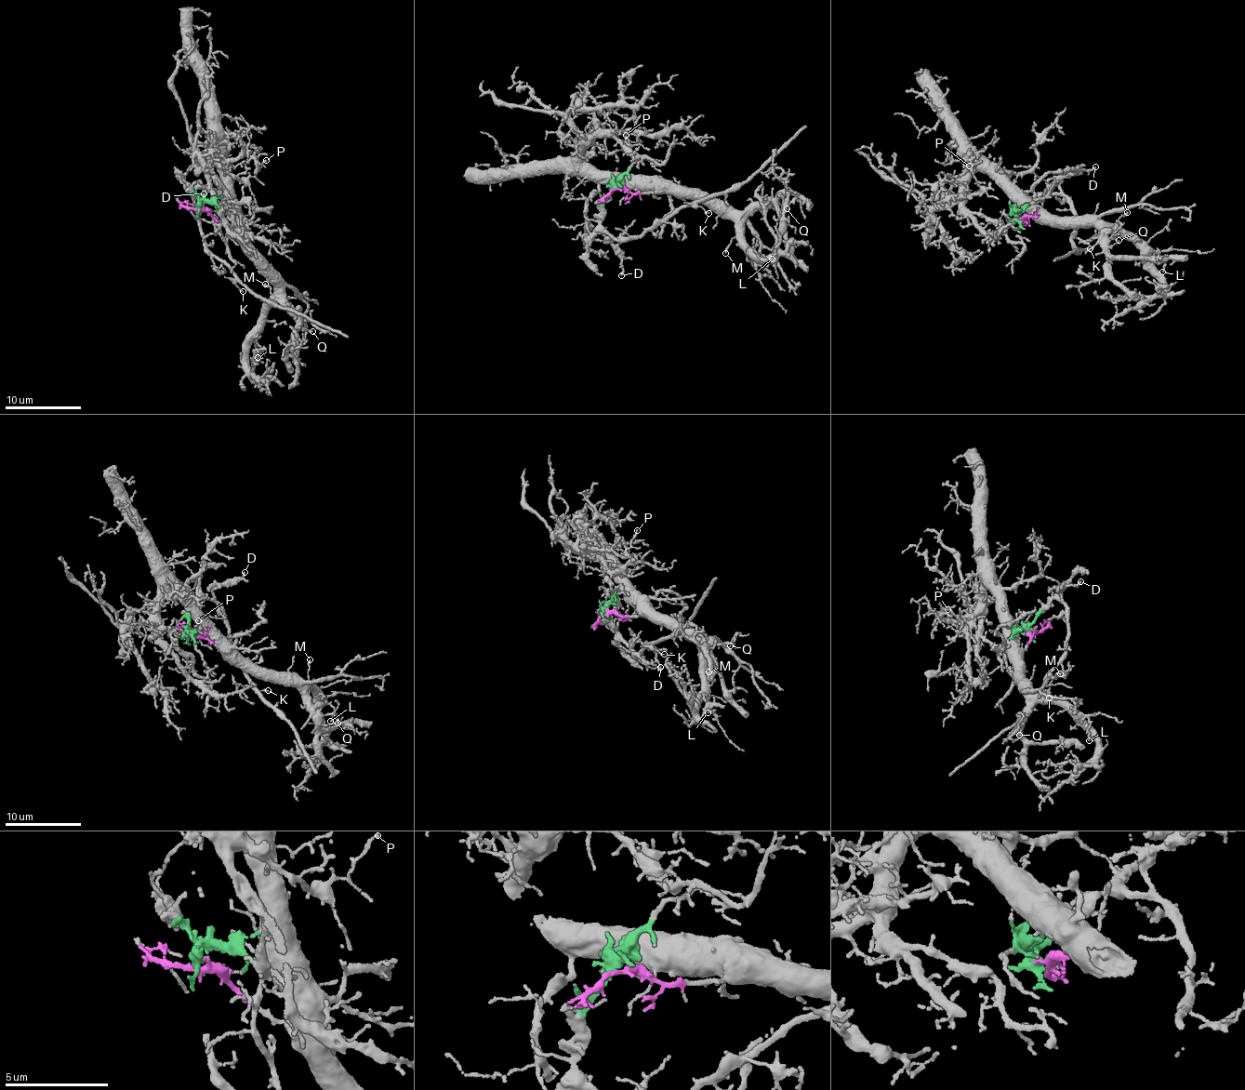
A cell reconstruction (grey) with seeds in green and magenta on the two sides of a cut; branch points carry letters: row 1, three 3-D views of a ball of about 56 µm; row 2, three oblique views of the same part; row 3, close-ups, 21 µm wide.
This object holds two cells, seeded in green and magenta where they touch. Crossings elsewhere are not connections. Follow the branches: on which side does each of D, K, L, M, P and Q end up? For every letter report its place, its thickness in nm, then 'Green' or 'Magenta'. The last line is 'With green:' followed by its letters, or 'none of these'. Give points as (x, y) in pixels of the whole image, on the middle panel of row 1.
D: Place: (621, 275). Thickness 130 nm. Green
K: Place: (708, 213). Thickness 130 nm. Green
L: Place: (772, 259). Thickness 120 nm. Magenta
M: Place: (725, 253). Thickness 150 nm. Magenta
P: Place: (626, 135). Thickness 150 nm. Magenta
Q: Place: (787, 208). Thickness 70 nm. Magenta
With green: D, K

